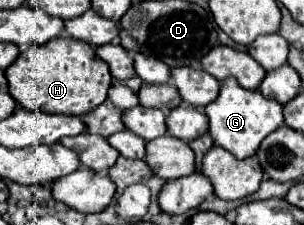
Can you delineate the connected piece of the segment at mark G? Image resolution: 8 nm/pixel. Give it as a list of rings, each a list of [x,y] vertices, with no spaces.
[[[225,78],[221,82],[217,100],[211,102],[205,112],[209,116],[209,134],[213,136],[215,144],[229,150],[239,160],[255,156],[259,144],[285,122],[283,104],[265,98],[259,94],[259,90],[245,90],[235,78]]]

